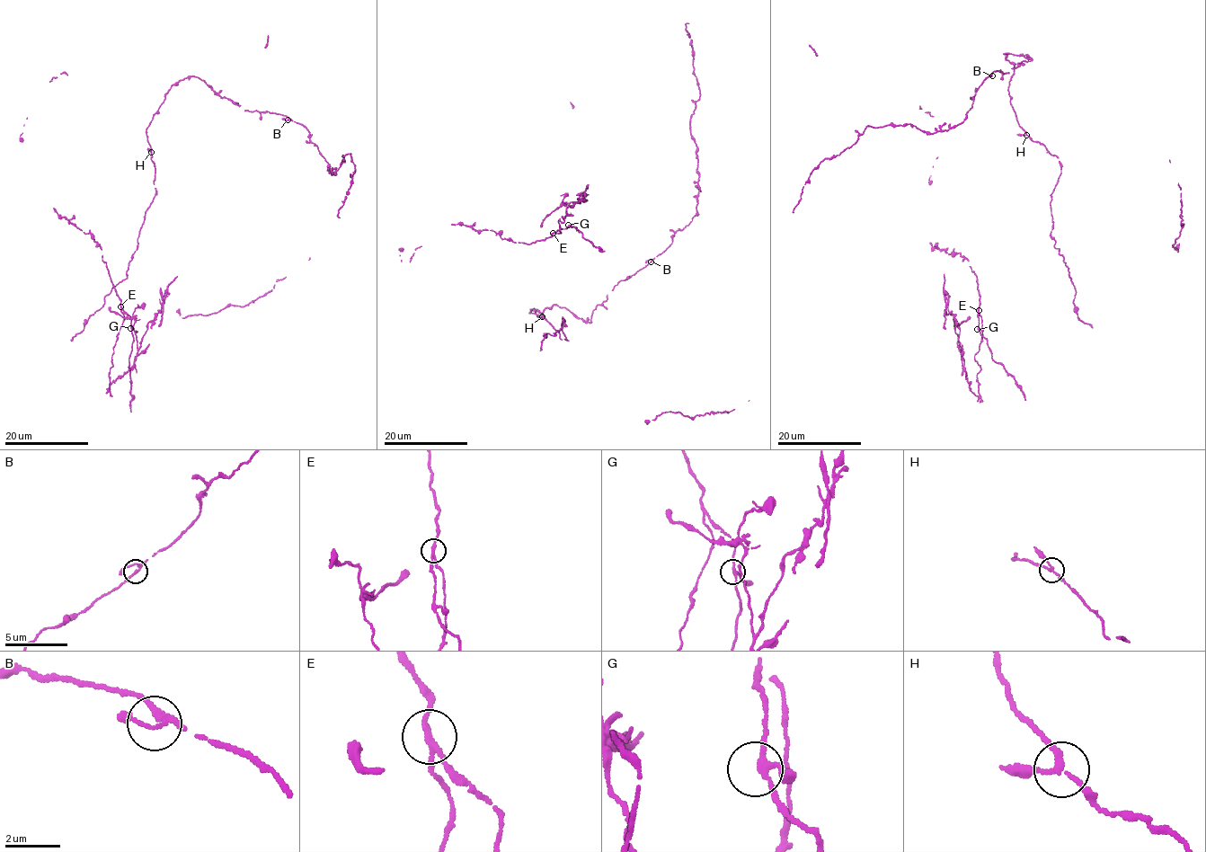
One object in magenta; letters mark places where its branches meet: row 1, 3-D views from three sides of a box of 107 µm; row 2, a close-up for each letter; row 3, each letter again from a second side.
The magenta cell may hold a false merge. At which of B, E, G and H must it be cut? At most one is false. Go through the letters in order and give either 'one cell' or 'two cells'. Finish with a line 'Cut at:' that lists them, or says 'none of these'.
B: one cell
E: two cells
G: one cell
H: one cell
Cut at: E

